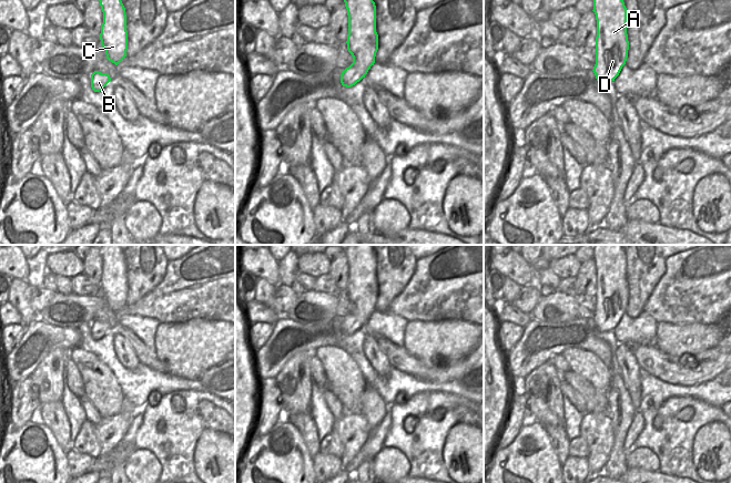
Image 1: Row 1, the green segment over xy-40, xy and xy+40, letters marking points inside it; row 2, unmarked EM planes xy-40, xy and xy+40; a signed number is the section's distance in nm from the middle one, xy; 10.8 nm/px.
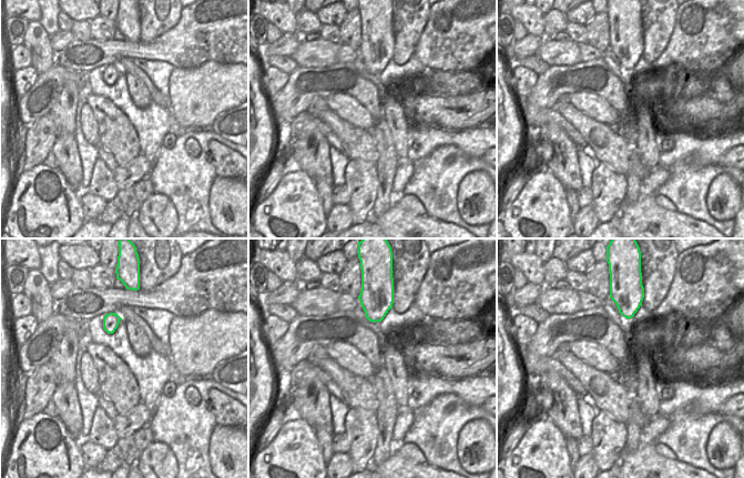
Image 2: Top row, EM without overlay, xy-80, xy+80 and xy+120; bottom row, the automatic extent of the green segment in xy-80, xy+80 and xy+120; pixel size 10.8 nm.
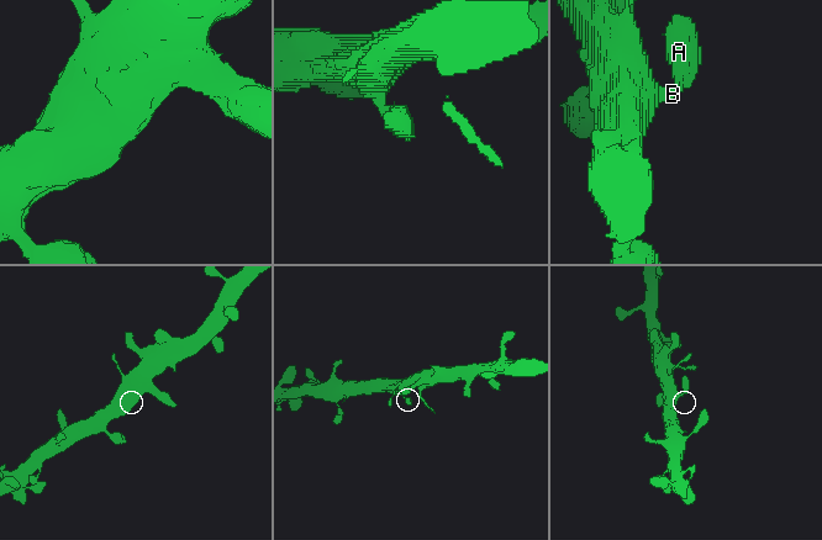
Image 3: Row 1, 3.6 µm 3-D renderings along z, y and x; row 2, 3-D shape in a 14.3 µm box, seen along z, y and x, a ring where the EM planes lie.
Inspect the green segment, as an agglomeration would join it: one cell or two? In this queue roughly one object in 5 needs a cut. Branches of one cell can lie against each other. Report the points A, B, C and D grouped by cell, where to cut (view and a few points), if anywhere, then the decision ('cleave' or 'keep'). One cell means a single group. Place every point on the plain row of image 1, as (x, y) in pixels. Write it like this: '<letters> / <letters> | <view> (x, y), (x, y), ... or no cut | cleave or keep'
A B C D | no cut | keep

